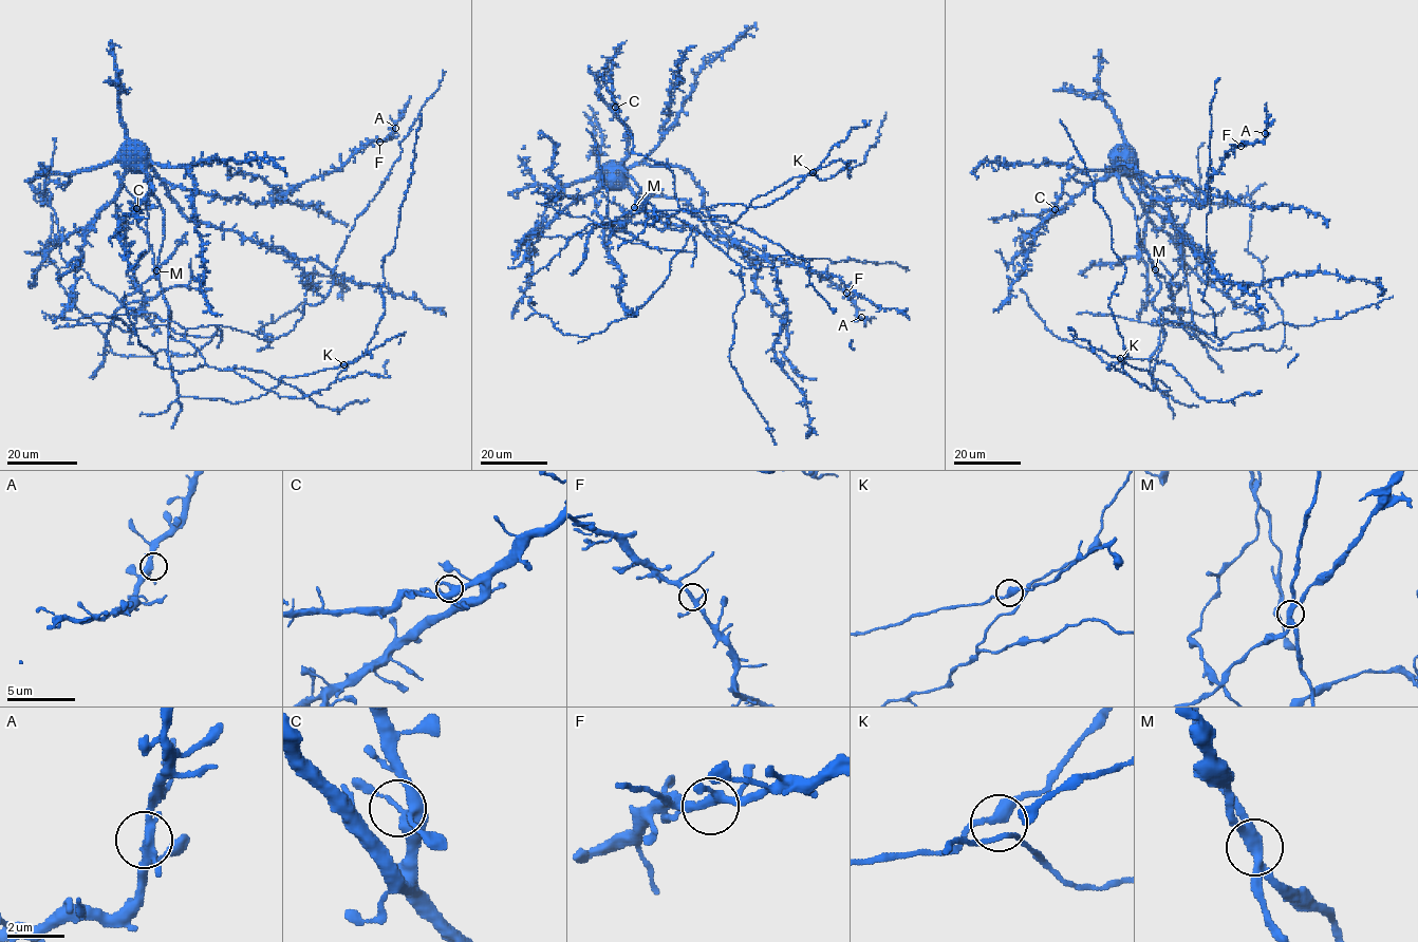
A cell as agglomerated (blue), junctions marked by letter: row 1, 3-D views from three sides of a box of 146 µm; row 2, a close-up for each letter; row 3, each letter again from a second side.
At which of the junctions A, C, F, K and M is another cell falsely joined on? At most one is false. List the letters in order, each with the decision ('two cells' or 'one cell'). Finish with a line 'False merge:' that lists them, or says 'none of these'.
A: one cell
C: one cell
F: one cell
K: one cell
M: two cells
False merge: M

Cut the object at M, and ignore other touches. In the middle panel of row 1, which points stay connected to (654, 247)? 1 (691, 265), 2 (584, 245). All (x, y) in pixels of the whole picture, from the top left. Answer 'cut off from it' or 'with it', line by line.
1: with it
2: with it

